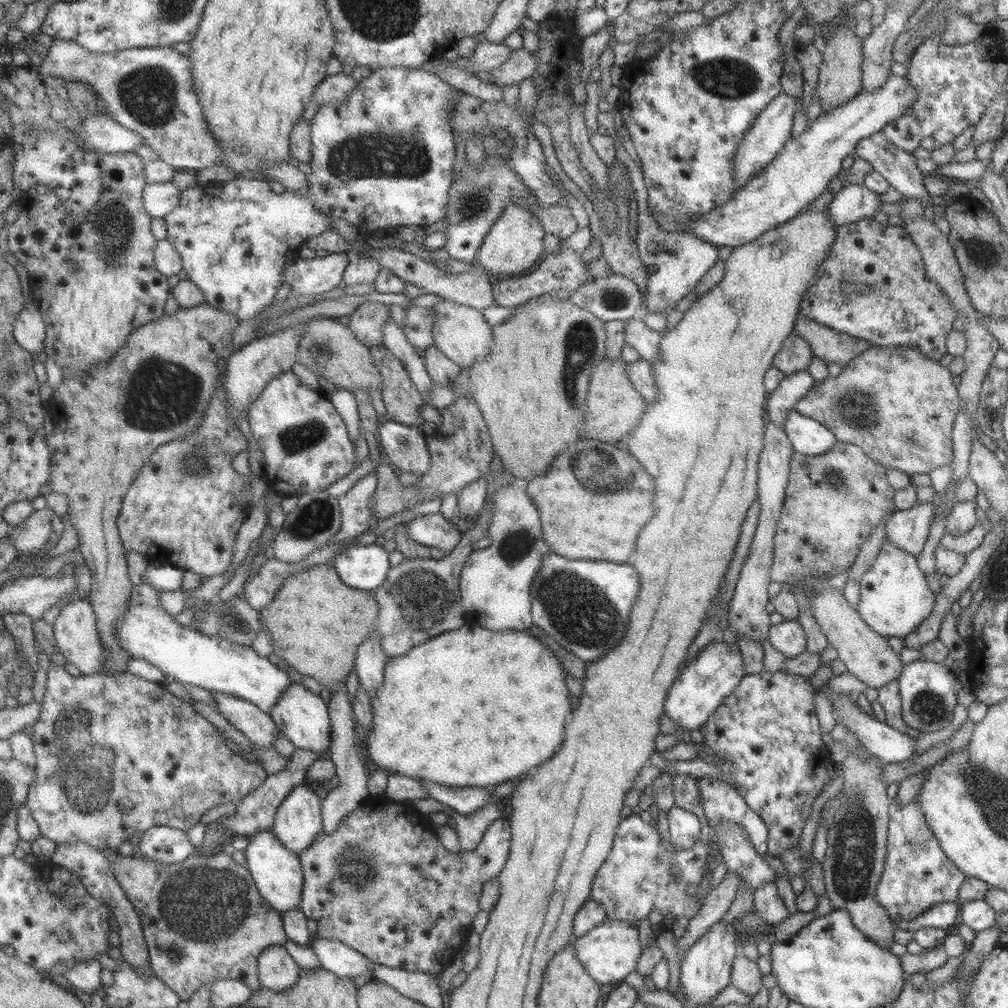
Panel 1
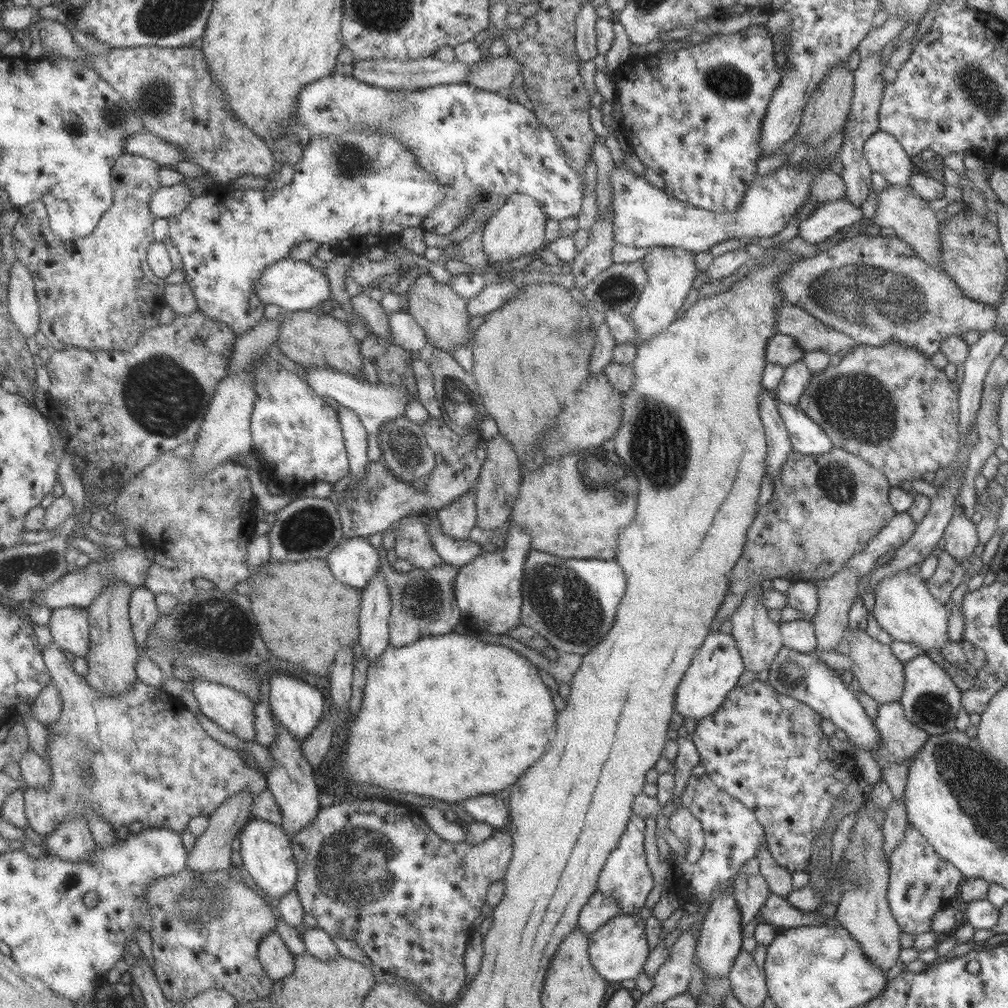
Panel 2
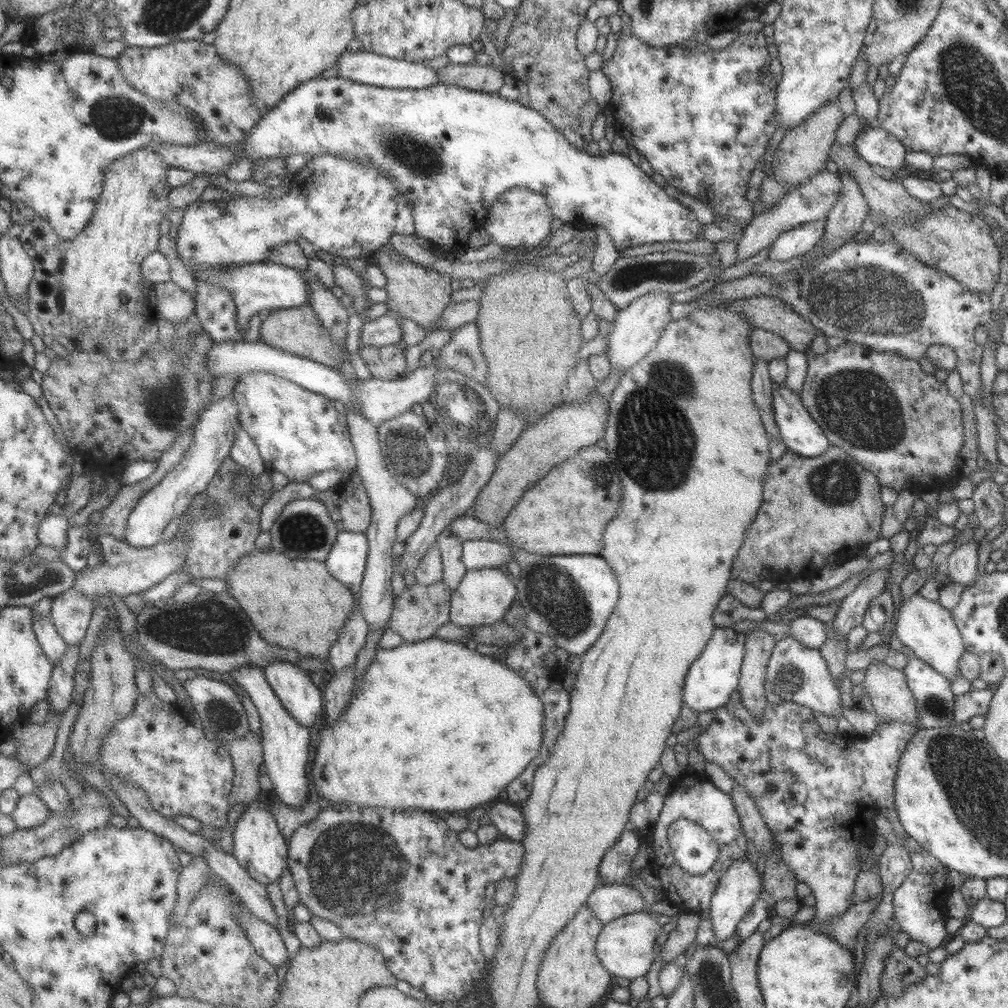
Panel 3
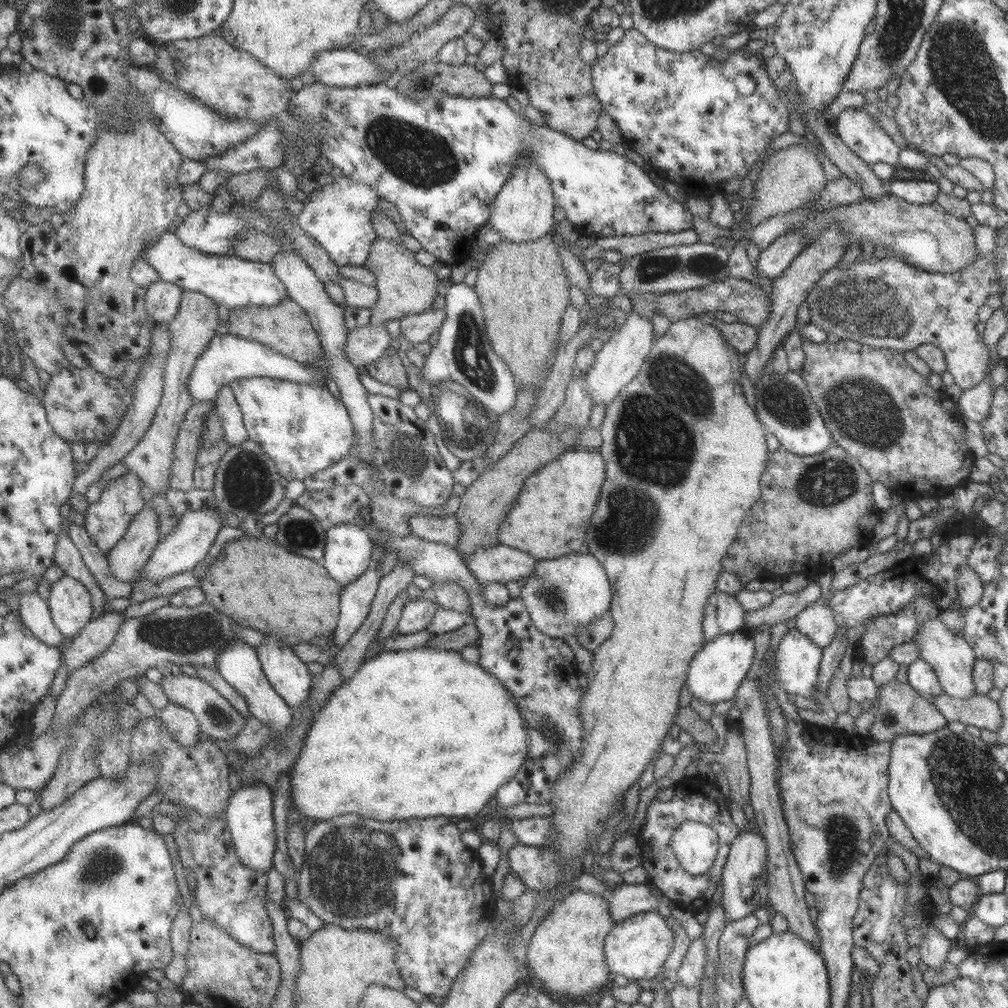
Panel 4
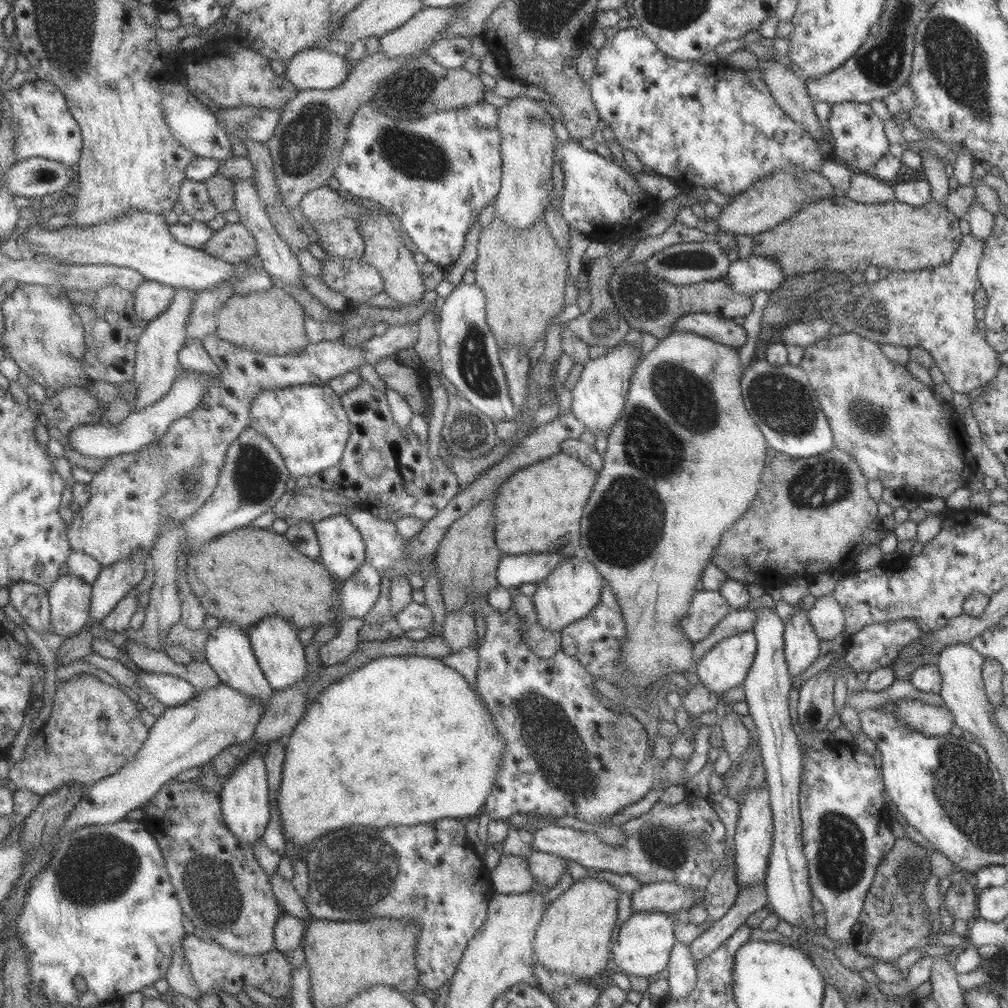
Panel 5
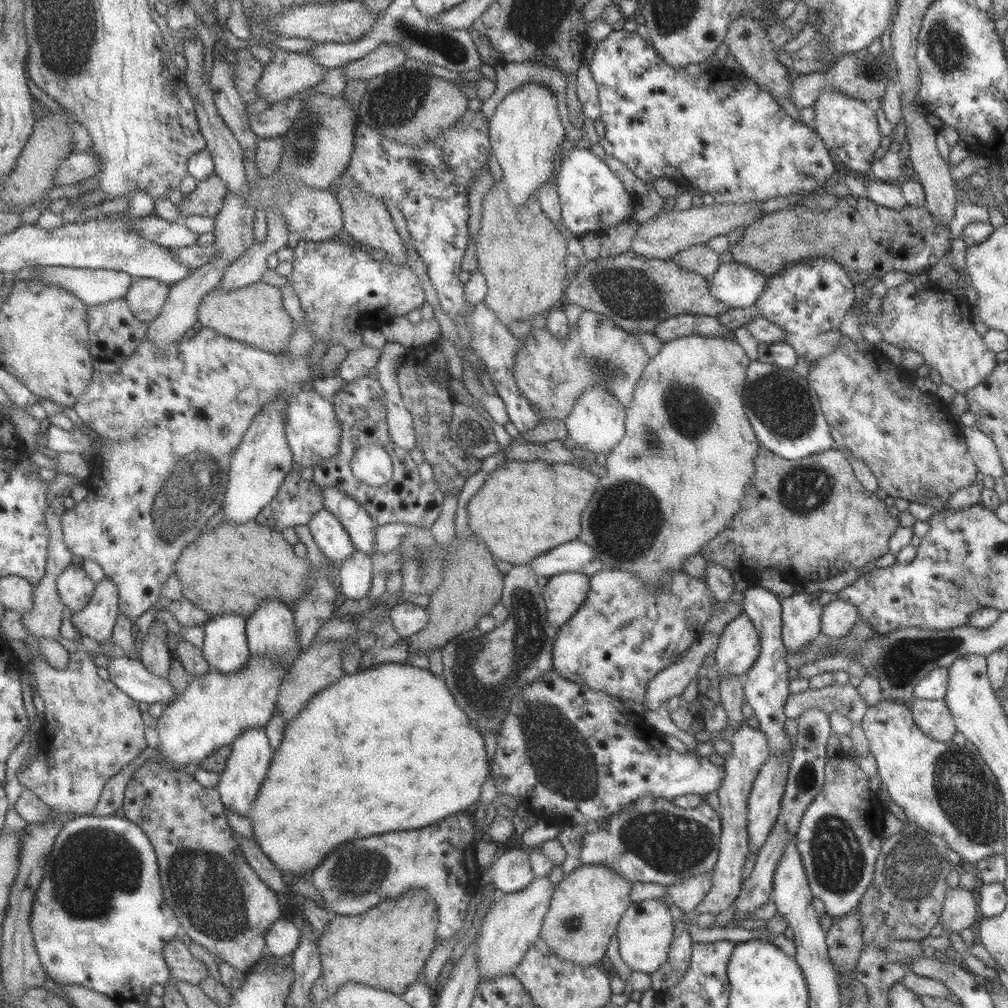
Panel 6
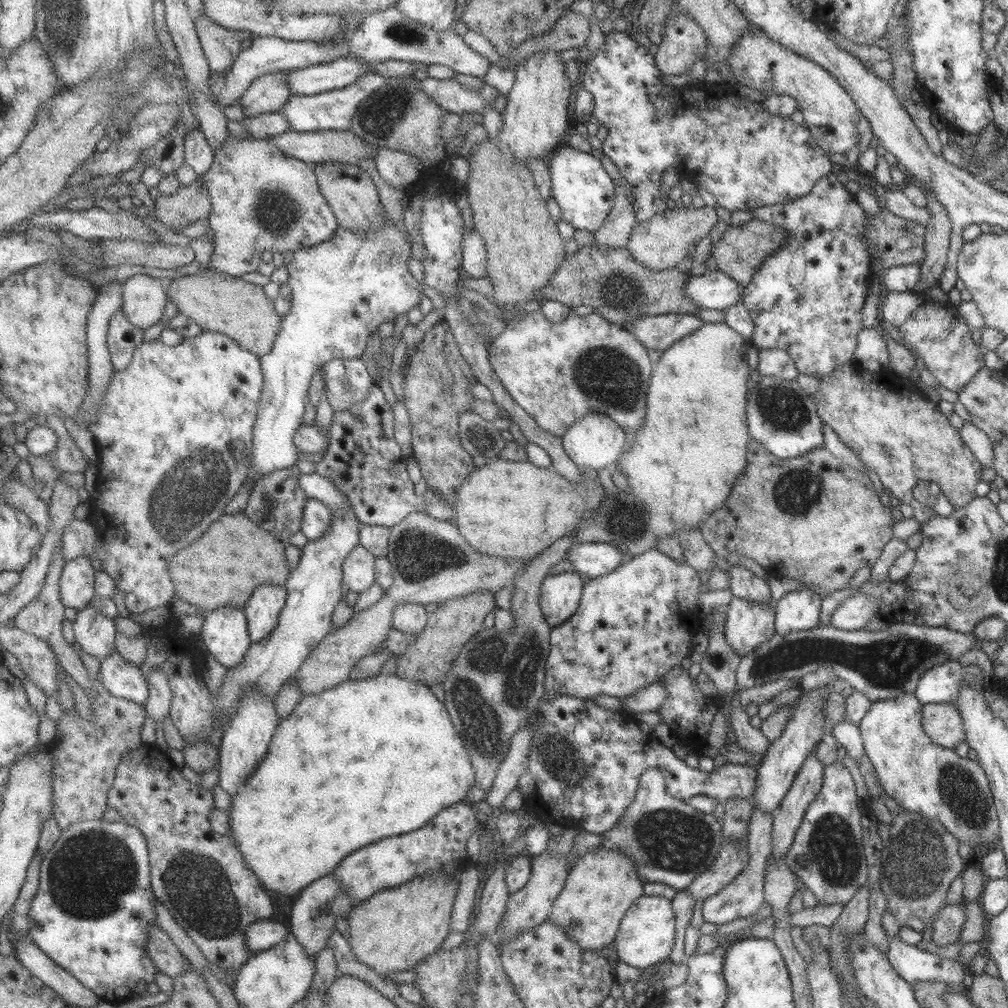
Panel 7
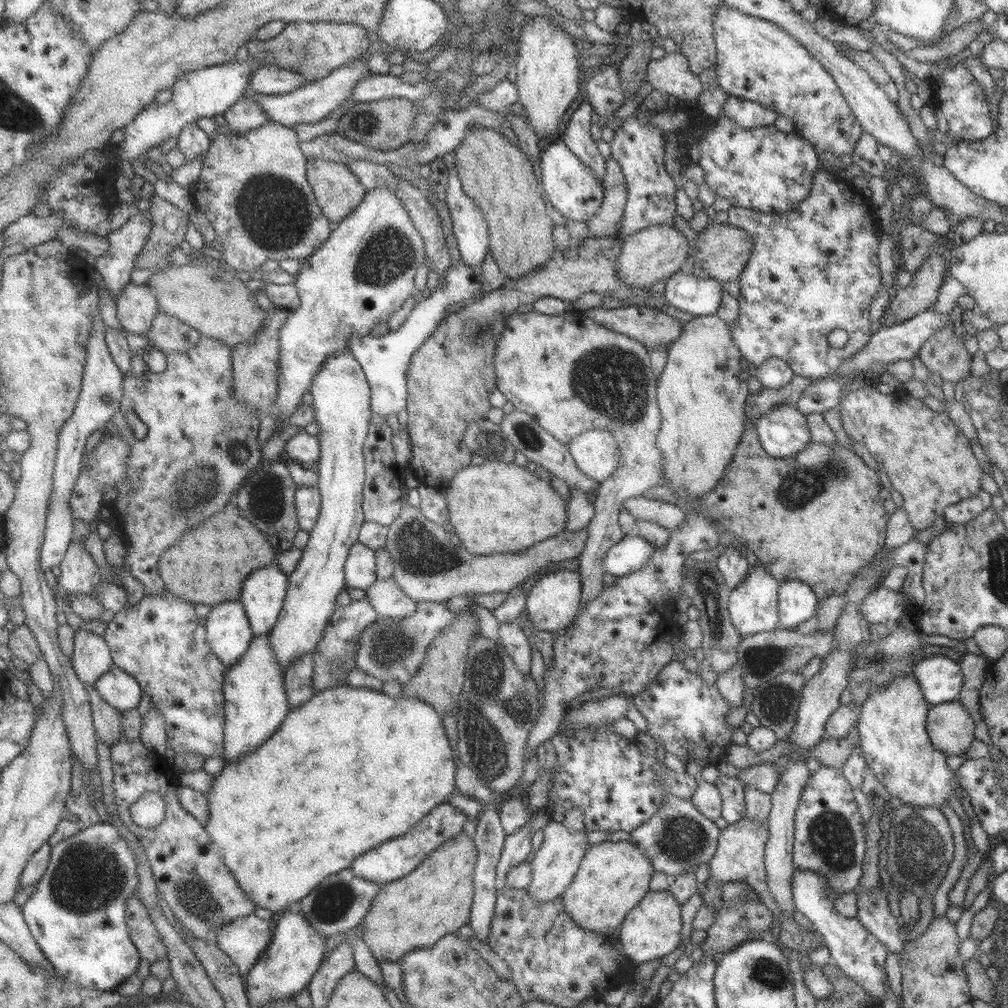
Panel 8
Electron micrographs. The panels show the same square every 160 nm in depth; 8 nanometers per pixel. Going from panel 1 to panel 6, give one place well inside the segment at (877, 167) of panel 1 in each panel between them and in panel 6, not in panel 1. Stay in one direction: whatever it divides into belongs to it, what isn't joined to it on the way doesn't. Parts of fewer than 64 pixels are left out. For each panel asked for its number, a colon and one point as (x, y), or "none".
2: (883, 154)
3: (874, 145)
4: (859, 132)
5: (856, 137)
6: (847, 127)

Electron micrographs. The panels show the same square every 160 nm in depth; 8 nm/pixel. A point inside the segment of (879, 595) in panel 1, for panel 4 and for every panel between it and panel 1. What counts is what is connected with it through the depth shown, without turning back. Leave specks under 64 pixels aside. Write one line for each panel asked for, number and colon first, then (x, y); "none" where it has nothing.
2: (903, 607)
3: (927, 629)
4: (952, 660)

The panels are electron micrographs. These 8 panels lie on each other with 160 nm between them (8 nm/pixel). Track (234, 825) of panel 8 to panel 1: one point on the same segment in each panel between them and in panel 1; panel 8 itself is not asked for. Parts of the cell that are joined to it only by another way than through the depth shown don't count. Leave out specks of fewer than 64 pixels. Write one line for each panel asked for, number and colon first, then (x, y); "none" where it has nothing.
1: (471, 707)
2: (450, 717)
3: (432, 725)
4: (420, 733)
5: (398, 762)
6: (372, 755)
7: (394, 761)

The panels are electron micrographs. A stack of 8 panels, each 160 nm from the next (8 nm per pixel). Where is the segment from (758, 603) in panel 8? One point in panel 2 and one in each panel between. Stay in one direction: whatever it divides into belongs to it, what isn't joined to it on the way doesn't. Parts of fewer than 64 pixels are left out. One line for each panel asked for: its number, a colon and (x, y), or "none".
2: (715, 668)
3: (713, 675)
4: (715, 672)
5: (725, 665)
6: (736, 651)
7: (748, 623)

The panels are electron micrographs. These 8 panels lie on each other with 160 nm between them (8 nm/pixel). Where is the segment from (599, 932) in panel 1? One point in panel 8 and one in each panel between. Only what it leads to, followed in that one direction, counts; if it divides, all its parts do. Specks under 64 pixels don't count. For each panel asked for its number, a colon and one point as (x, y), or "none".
2: (617, 950)
3: (624, 946)
4: (635, 947)
5: (644, 940)
6: (644, 932)
7: (645, 936)
8: (650, 929)

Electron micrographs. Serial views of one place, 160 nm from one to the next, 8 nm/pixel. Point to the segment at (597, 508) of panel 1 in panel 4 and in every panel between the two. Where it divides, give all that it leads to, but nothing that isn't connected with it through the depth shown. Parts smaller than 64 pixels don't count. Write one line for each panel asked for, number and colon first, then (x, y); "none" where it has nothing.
2: (551, 503)
3: (564, 513)
4: (548, 520)

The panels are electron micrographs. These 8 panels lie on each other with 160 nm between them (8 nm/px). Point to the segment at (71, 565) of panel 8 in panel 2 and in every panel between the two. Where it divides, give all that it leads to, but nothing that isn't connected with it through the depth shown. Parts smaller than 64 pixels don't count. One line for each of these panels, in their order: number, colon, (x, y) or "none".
2: (70, 627)
3: (72, 611)
4: (71, 603)
5: (71, 597)
6: (76, 588)
7: (78, 585)

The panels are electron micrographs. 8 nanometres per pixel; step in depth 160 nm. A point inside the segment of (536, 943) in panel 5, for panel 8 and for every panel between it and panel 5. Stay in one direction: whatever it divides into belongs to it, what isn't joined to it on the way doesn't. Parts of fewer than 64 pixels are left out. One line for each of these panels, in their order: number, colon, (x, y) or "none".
6: (586, 905)
7: (603, 884)
8: (612, 877)

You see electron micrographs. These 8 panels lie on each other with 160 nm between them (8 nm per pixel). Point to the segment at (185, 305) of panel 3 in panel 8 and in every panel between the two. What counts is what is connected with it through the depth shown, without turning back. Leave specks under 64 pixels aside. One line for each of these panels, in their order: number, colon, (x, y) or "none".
4: (164, 299)
5: (152, 298)
6: (147, 297)
7: (145, 299)
8: (137, 307)

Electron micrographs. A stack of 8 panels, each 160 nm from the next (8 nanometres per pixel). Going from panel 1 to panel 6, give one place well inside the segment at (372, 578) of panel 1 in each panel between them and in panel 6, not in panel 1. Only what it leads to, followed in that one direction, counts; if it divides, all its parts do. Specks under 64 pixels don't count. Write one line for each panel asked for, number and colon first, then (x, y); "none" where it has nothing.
2: (355, 562)
3: (348, 561)
4: (349, 552)
5: (343, 548)
6: (330, 535)

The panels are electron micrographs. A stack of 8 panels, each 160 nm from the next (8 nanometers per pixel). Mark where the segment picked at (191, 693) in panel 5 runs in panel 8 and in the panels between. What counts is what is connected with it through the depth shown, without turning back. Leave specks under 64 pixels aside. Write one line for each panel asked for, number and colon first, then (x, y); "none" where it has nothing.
6: (130, 674)
7: (122, 679)
8: (120, 689)

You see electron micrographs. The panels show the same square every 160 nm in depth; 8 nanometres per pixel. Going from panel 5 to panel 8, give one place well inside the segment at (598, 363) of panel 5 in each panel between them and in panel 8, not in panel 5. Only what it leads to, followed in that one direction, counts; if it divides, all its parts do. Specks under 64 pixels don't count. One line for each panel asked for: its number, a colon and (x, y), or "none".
6: (596, 422)
7: (594, 441)
8: (595, 452)

